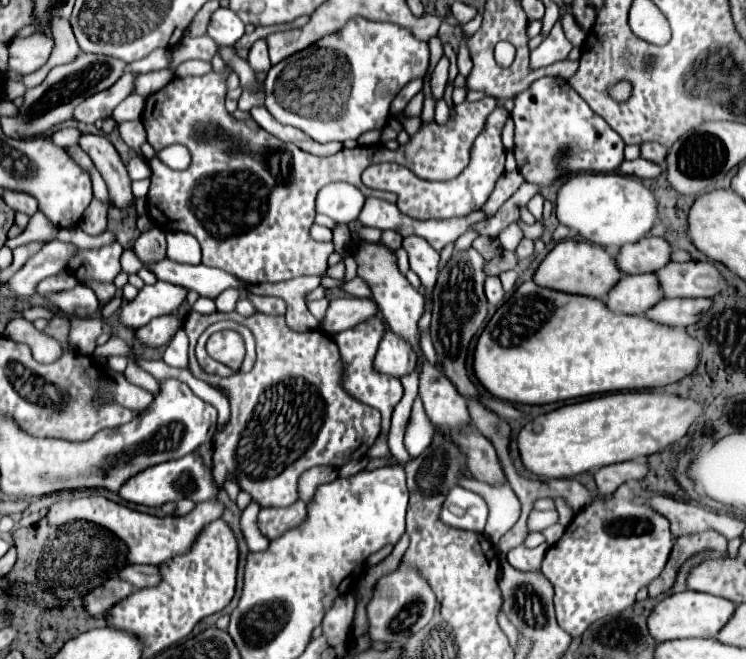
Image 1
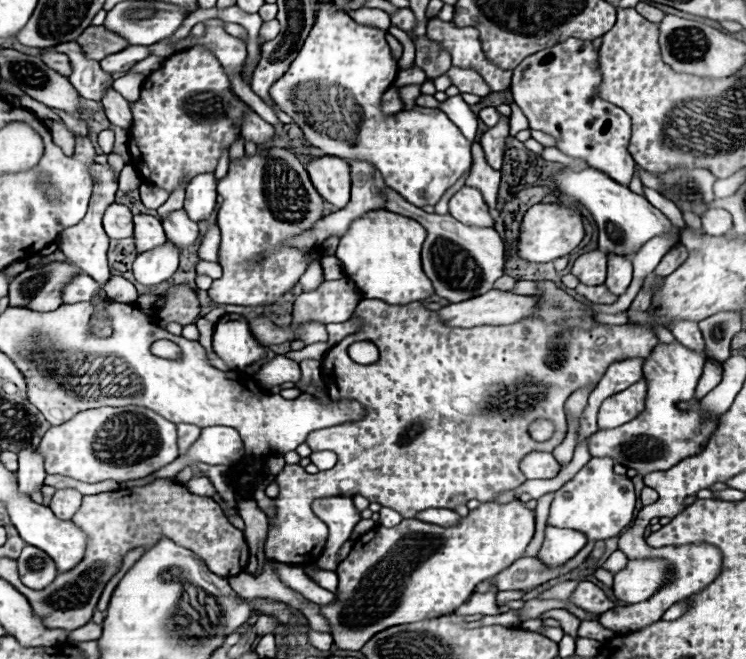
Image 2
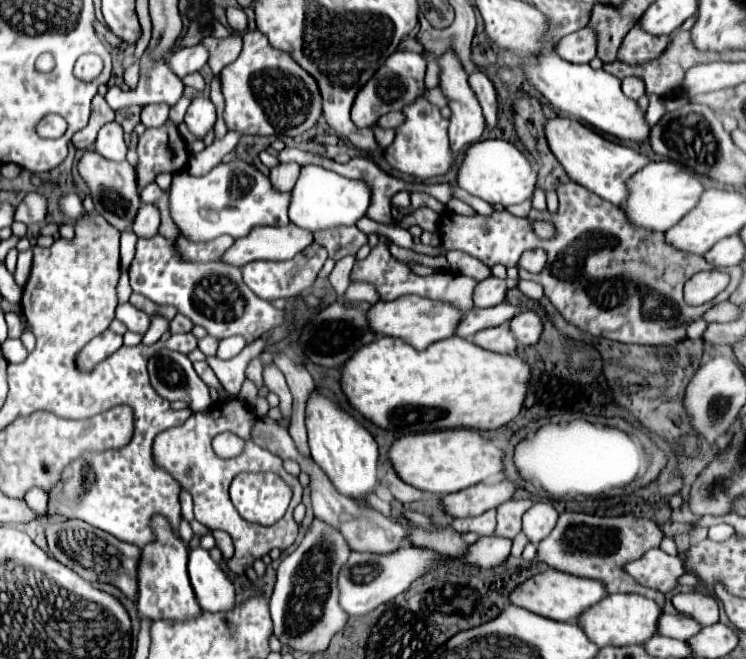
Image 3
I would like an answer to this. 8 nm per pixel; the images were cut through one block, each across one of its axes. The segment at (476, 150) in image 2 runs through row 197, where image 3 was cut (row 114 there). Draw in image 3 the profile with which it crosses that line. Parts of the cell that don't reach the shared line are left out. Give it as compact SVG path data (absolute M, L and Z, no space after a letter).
M474 70L470 76L468 76L468 84L470 88L474 90L480 106L482 106L482 112L484 112L484 118L486 118L486 132L490 132L496 122L498 122L498 100L496 100L496 90L492 86L492 82L478 70Z

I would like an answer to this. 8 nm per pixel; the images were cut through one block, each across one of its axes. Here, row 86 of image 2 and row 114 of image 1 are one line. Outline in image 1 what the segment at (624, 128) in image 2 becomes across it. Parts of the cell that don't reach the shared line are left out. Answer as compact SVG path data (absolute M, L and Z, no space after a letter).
M544 76L534 80L522 94L514 96L514 110L510 116L516 124L514 156L518 162L518 172L528 182L550 186L556 178L574 176L580 172L614 172L624 162L624 140L562 78Z

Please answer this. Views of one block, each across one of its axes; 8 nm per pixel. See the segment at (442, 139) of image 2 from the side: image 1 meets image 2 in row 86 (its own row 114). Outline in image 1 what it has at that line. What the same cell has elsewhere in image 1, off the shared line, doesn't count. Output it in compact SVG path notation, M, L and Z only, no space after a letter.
M352 18L338 34L318 40L314 46L288 56L268 70L266 76L266 108L282 124L290 124L306 132L316 142L356 140L360 134L384 128L388 110L396 94L414 78L424 78L428 70L428 44L416 40L410 30L388 22L370 22Z

